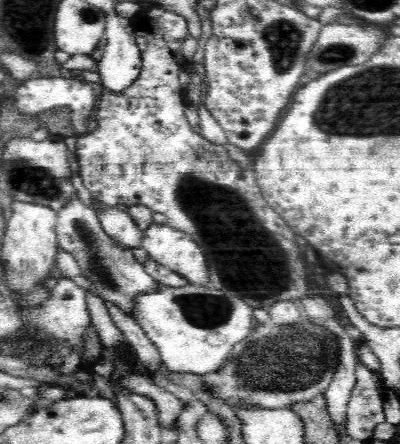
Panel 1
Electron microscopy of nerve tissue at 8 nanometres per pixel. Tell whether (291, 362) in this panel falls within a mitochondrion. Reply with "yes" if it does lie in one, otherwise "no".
yes

